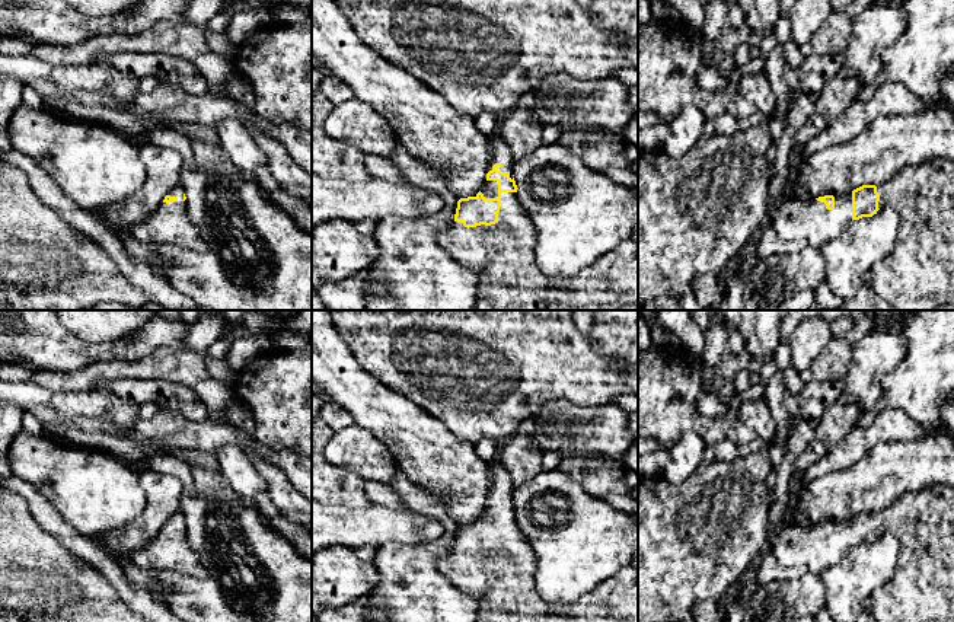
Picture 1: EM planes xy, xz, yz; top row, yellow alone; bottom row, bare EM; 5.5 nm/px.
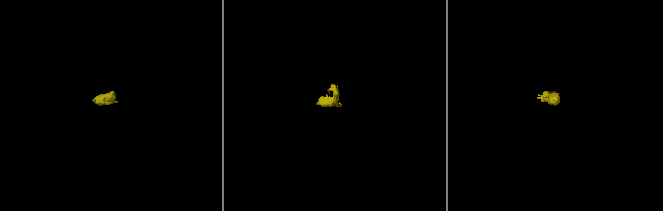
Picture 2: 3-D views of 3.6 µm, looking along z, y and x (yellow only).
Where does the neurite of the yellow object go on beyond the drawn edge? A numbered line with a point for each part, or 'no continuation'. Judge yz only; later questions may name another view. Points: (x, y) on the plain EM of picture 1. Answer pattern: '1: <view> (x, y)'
1: yz (798, 549)
2: yz (922, 589)

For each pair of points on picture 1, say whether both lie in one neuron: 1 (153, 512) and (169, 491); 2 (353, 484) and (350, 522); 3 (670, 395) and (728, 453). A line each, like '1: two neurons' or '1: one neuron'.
1: one neuron
2: two neurons
3: two neurons

